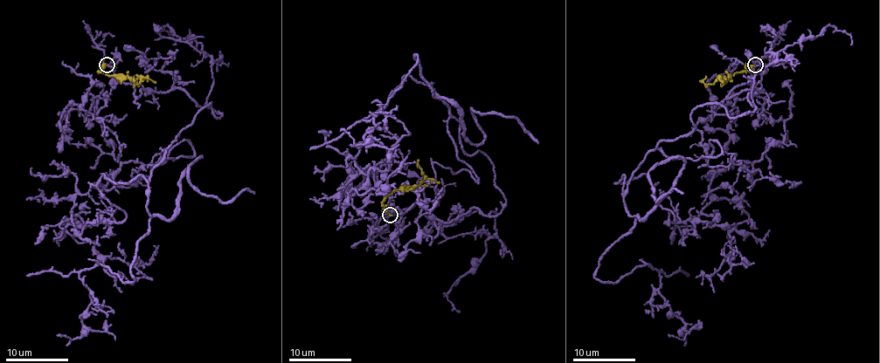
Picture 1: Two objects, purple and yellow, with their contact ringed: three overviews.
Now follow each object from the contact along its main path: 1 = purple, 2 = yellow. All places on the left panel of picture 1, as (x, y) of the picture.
1: (107, 65), (222, 115), (197, 113), (148, 188), (100, 177), (119, 222), (66, 227), (133, 264), (158, 246)
2: (107, 65), (99, 71), (111, 76), (140, 76), (138, 84), (133, 76)

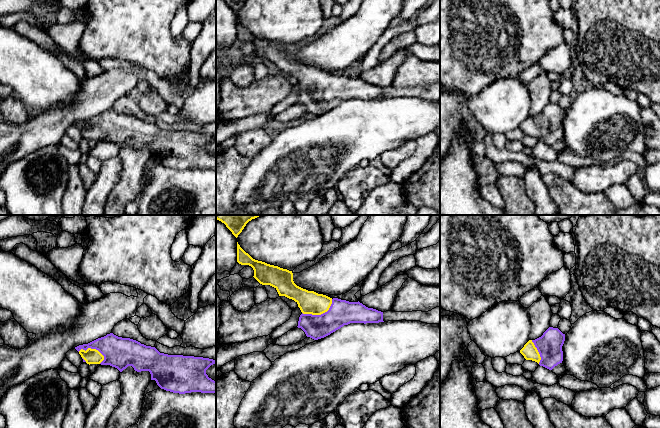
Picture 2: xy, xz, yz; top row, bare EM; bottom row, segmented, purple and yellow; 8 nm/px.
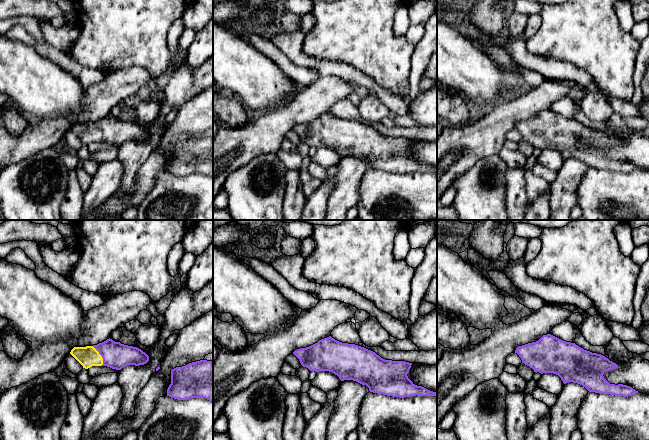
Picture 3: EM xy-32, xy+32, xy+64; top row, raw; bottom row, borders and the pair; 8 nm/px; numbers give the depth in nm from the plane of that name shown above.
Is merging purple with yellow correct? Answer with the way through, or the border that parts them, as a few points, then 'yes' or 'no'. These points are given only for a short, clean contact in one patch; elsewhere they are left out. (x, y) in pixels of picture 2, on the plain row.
runs through xz (341, 88), (321, 90), (309, 78); yes

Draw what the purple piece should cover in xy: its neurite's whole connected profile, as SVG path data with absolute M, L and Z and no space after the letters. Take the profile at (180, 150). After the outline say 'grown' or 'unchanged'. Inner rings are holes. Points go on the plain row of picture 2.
M113 109L88 120L79 121L75 125L81 131L83 138L89 141L110 141L120 148L128 142L132 142L137 148L149 147L151 156L155 156L157 161L166 167L179 170L191 168L216 170L216 157L206 150L206 146L211 141L216 140L216 136L213 135L160 129L155 123L146 122L130 114L118 113Z; grown

